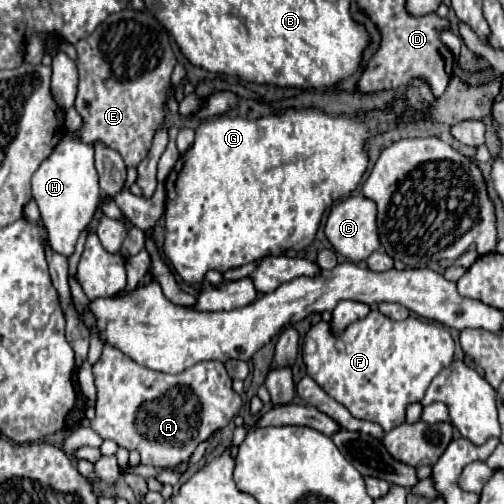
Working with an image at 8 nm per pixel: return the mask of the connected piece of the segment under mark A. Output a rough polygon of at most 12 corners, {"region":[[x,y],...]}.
{"region":[[103,342],[91,428],[185,472],[241,410],[221,362],[181,374]]}

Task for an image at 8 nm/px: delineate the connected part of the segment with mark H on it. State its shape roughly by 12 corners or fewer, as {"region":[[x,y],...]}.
{"region":[[65,134],[33,174],[51,248],[69,258],[101,200],[93,144]]}

